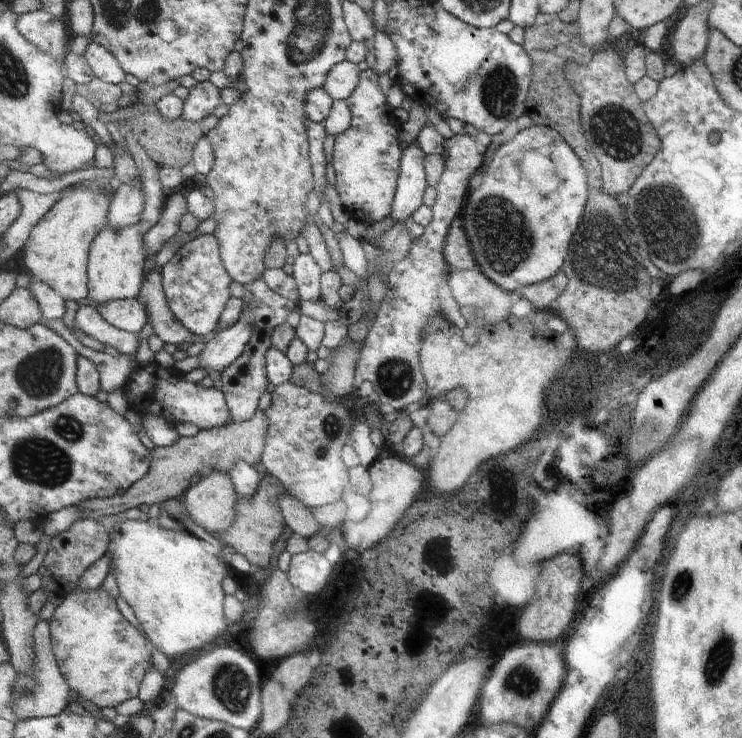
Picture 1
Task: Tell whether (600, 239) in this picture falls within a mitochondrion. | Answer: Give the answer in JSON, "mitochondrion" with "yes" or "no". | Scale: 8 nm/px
{"mitochondrion":"yes"}

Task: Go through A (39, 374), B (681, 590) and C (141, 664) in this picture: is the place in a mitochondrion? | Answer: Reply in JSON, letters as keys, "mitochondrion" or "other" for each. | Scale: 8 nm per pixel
{"A":"mitochondrion","B":"mitochondrion","C":"other"}

